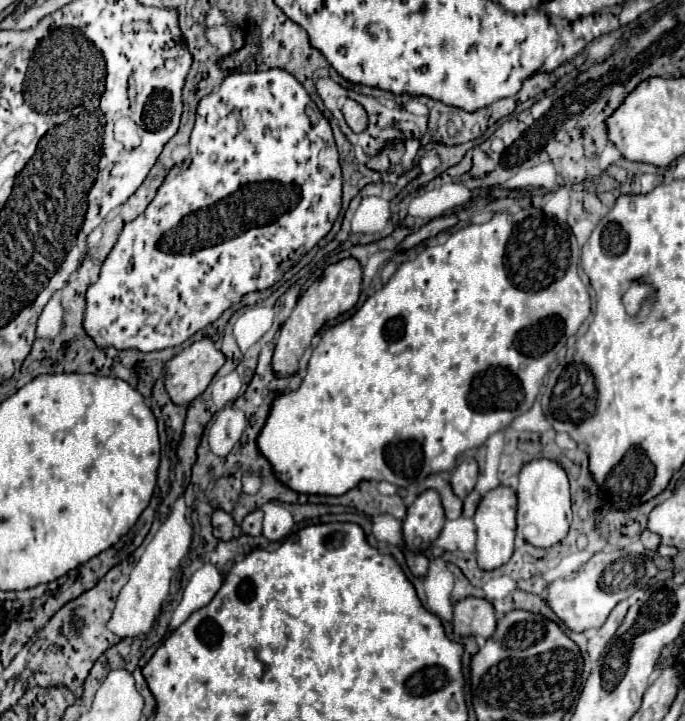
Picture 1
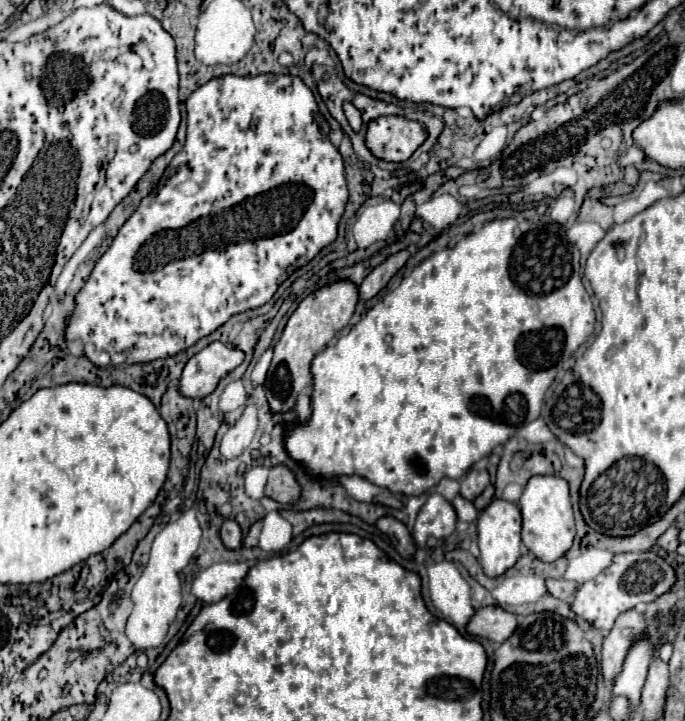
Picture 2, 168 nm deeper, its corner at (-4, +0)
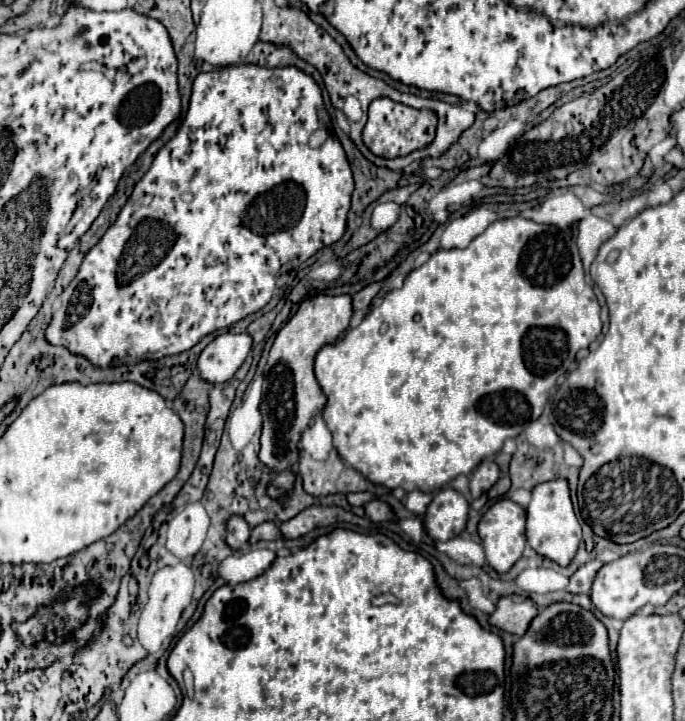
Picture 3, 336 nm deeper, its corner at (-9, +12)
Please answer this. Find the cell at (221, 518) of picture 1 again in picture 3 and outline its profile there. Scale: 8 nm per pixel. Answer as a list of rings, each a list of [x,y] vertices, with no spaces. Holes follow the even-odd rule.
[[[231,516],[227,520],[227,544],[233,550],[239,550],[249,540],[249,526],[241,516]]]

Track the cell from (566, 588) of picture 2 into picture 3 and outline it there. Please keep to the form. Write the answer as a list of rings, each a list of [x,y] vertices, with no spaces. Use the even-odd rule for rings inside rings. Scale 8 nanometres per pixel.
[[[591,560],[589,564],[577,568],[577,572],[569,578],[569,584],[567,584],[567,590],[571,594],[589,594],[591,590],[591,582],[597,574],[597,570],[603,566],[603,562],[599,560]]]

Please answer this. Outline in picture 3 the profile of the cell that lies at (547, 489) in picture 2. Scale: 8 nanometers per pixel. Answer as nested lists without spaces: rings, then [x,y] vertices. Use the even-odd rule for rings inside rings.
[[[565,478],[541,482],[533,488],[533,498],[527,506],[527,542],[537,554],[557,562],[559,566],[567,566],[573,560],[581,542],[581,524],[575,516],[569,496],[569,482]]]

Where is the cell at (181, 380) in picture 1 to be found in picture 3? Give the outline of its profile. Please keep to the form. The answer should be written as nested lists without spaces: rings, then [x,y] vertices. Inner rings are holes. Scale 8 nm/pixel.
[[[219,334],[197,358],[197,370],[209,384],[223,384],[233,378],[237,368],[251,352],[249,334]]]

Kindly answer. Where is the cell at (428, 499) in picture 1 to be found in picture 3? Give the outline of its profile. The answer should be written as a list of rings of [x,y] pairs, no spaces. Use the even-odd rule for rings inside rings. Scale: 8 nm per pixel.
[[[445,486],[433,496],[425,512],[425,530],[433,540],[449,540],[465,528],[467,512],[469,502],[465,496],[451,486]]]

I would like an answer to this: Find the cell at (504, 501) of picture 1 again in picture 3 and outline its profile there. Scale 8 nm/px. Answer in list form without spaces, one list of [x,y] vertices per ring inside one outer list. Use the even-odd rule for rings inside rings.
[[[509,498],[497,500],[483,514],[483,518],[479,522],[479,536],[481,536],[481,544],[485,548],[487,562],[495,572],[499,572],[499,574],[507,572],[521,558],[523,548],[525,548],[525,518],[527,518],[525,508]]]

